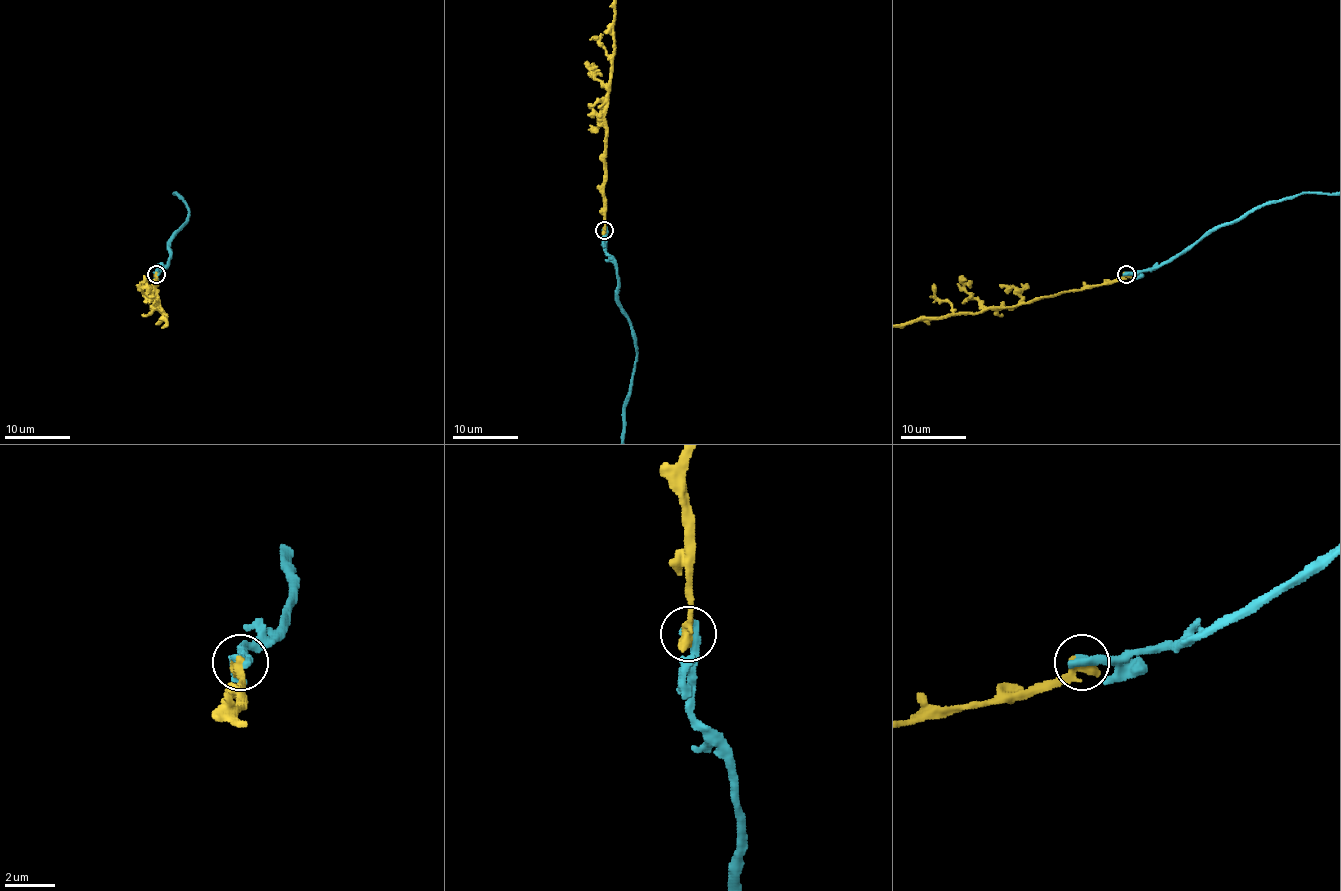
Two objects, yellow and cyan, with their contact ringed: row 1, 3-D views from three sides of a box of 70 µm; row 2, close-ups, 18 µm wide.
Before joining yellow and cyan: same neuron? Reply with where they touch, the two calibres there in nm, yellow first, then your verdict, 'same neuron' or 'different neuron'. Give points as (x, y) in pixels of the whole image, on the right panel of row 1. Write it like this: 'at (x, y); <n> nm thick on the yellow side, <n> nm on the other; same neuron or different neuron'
at (1126, 274); 550 nm thick on the yellow side, 480 nm on the other; different neuron

